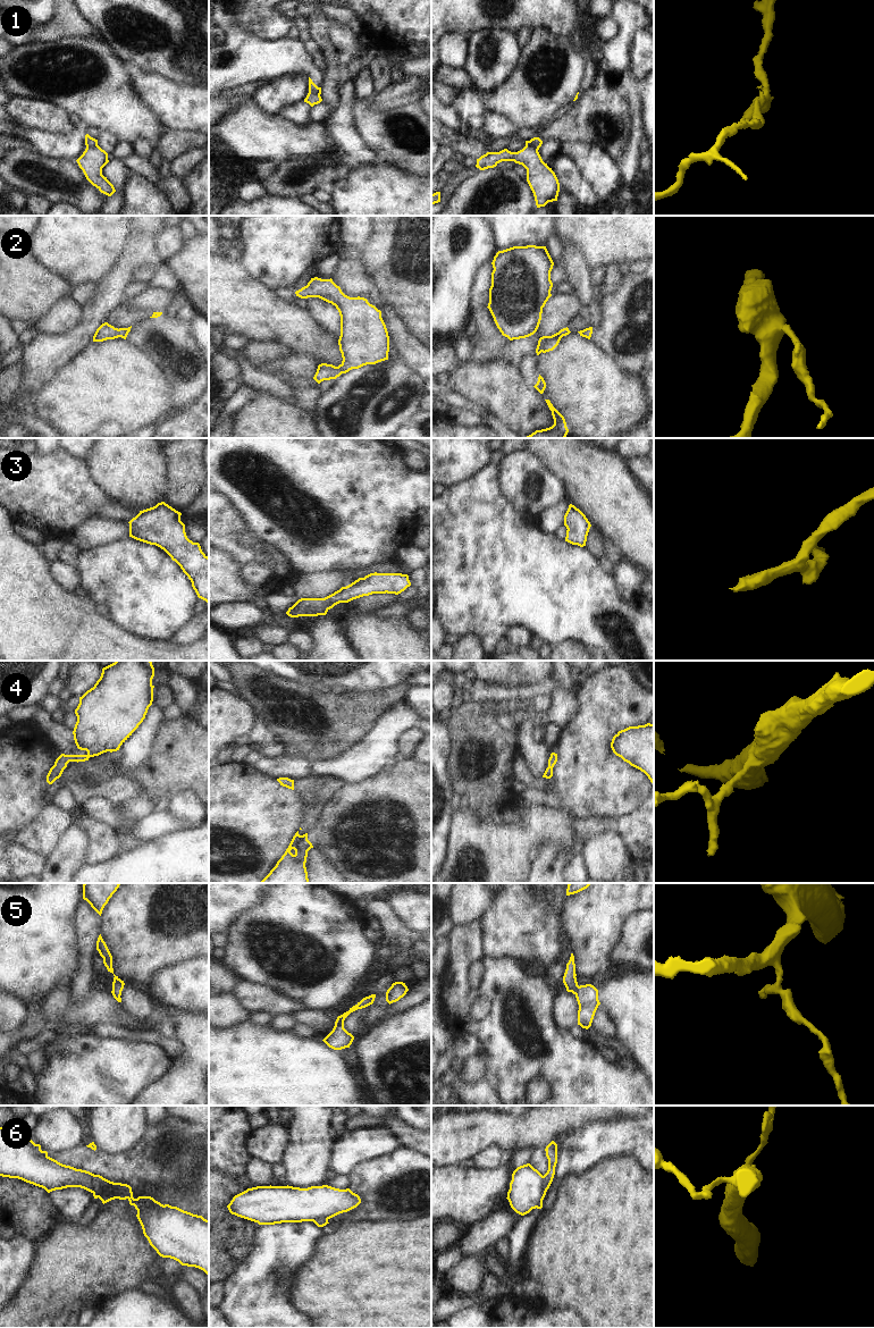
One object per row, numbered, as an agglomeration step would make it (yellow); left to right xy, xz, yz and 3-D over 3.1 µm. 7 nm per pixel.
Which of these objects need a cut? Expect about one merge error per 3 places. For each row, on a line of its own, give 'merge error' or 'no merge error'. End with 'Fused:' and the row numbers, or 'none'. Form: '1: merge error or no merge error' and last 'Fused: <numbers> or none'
1: merge error
2: no merge error
3: no merge error
4: no merge error
5: no merge error
6: merge error
Fused: 1, 6

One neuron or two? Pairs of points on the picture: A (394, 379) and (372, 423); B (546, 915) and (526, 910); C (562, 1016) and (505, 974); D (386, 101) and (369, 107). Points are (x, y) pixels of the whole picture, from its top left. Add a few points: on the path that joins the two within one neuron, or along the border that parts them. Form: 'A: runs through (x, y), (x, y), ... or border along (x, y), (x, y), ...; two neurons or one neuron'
A: runs through (387, 391), (371, 406), (371, 412); one neuron
B: runs through (541, 915), (530, 915); one neuron
C: border along (554, 998), (553, 1019), (559, 1026), (569, 1031); two neurons
D: border along (372, 95), (380, 107), (401, 107), (405, 104); two neurons

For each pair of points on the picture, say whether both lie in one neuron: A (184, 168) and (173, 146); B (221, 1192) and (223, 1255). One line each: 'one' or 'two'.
A: two
B: one

